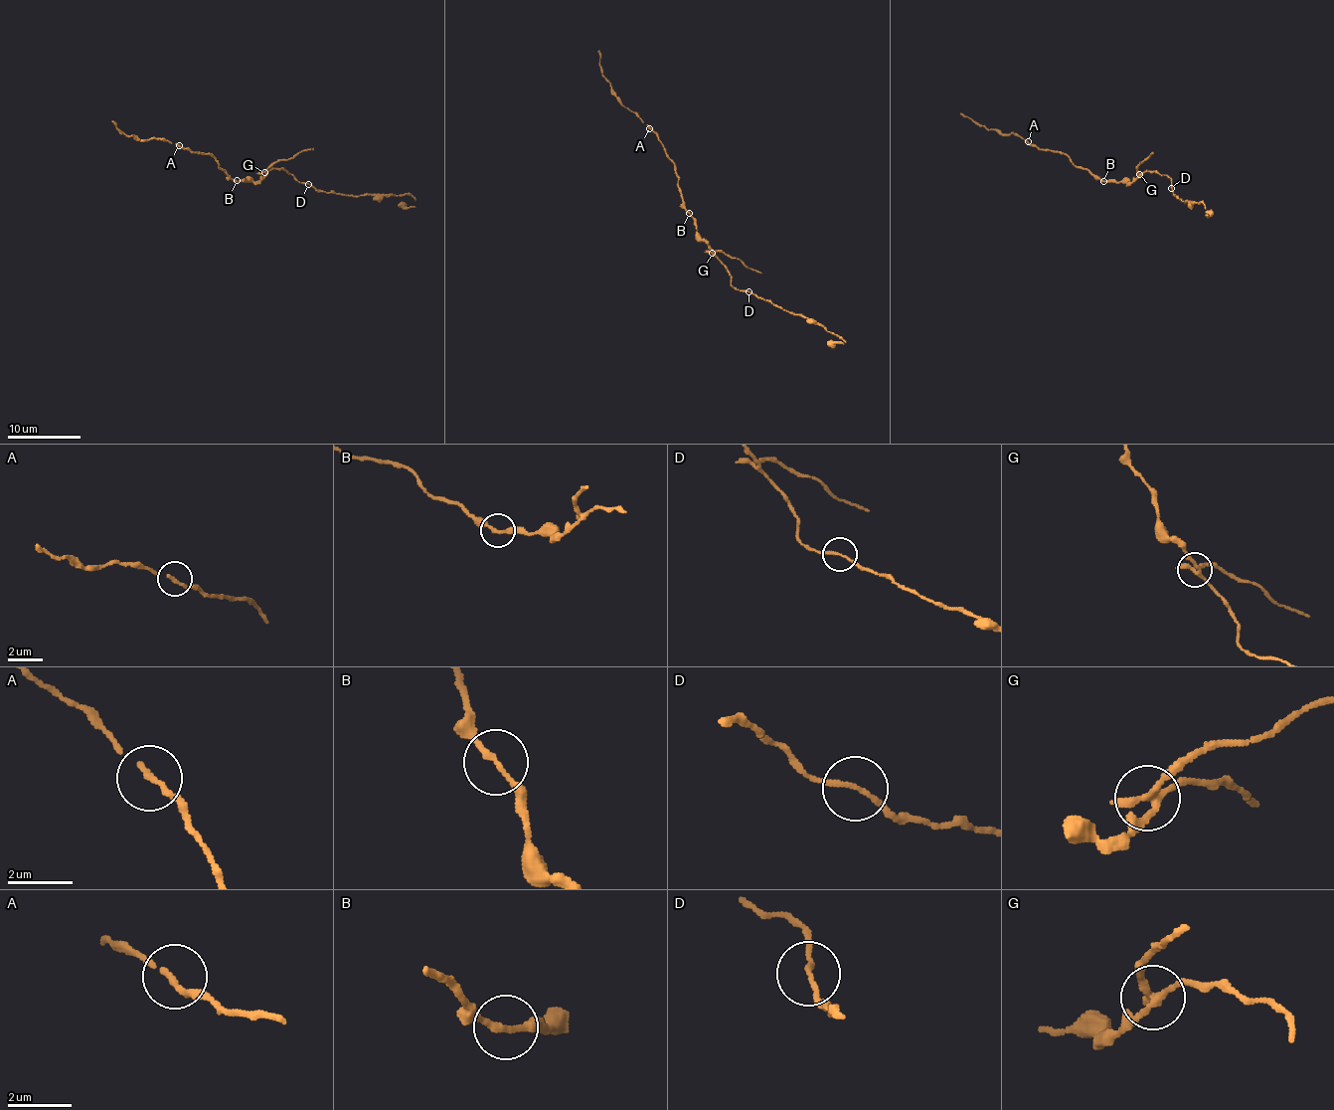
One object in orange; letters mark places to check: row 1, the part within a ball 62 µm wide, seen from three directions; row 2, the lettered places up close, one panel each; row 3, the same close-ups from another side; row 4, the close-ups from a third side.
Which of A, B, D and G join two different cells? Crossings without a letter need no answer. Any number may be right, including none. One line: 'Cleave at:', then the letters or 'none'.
Cleave at: D, G

